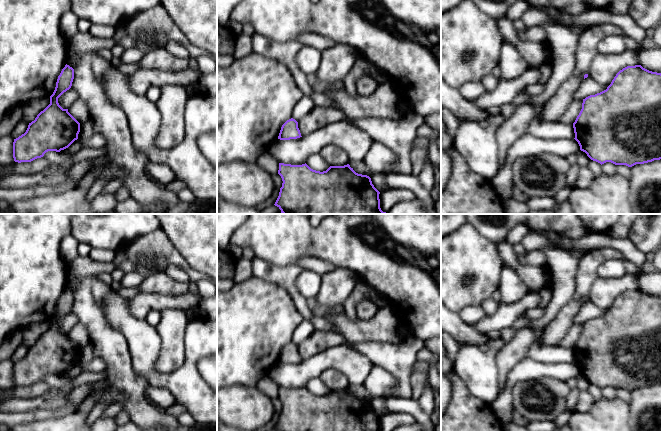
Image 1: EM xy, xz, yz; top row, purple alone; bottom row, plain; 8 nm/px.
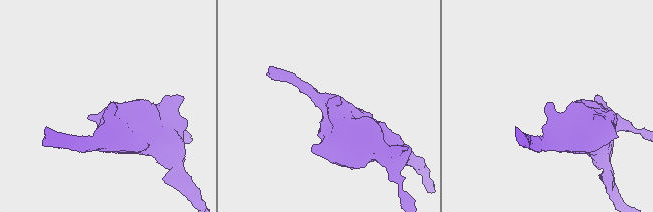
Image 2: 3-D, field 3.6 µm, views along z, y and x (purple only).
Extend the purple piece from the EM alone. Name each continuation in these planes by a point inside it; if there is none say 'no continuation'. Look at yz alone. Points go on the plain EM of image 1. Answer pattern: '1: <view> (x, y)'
no continuation

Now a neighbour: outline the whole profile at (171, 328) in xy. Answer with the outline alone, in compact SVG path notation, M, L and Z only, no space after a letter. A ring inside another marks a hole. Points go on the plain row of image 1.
M164 309L156 330L161 338L155 369L170 373L184 363L184 334L188 318L186 311Z

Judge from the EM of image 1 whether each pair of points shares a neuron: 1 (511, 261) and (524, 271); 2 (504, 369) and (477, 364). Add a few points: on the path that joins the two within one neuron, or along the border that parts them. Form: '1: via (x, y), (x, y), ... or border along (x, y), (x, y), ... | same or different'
1: via (514, 263), (521, 269) | same
2: border along (504, 345), (497, 356), (499, 389) | different

